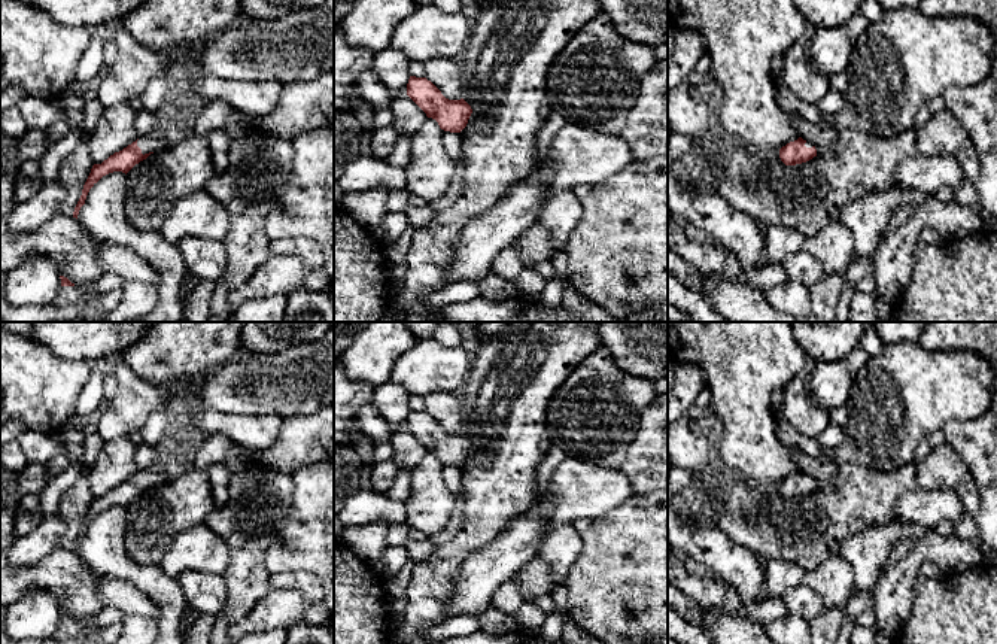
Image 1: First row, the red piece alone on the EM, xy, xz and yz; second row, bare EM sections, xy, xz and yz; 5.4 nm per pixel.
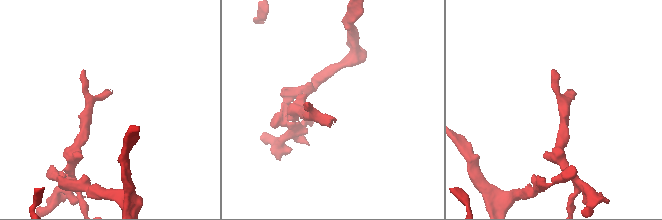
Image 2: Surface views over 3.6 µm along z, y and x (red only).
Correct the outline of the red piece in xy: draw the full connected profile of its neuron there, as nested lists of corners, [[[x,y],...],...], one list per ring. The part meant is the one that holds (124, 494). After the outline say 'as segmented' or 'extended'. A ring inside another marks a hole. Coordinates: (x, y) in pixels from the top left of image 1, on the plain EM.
[[[142,470],[127,482],[115,486],[101,498],[94,498],[83,519],[82,529],[75,541],[73,552],[77,553],[80,541],[85,538],[89,523],[106,508],[113,505],[128,507],[136,498],[146,493],[151,487],[162,483],[170,476],[165,471]]]; extended

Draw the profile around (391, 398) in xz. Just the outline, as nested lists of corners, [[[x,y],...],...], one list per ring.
[[[387,380],[374,386],[371,404],[386,419],[390,434],[407,428],[408,398],[408,391],[399,383]]]

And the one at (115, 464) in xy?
[[[128,437],[104,441],[89,473],[89,487],[94,498],[101,498],[140,471],[134,456],[136,446]]]

